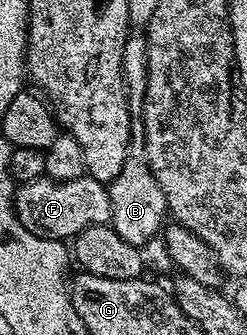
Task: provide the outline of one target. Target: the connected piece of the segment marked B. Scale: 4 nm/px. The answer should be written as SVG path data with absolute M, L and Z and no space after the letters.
M135 31L128 36L125 47L121 51L121 71L131 116L131 138L129 139L129 151L125 155L125 167L121 167L117 179L113 179L107 185L107 194L111 204L110 226L117 231L117 235L121 235L121 239L125 239L125 243L133 243L142 247L160 236L169 217L165 191L161 191L161 183L157 183L149 167L149 159L145 151L143 112L145 111L145 87L147 86L147 38L142 32Z

